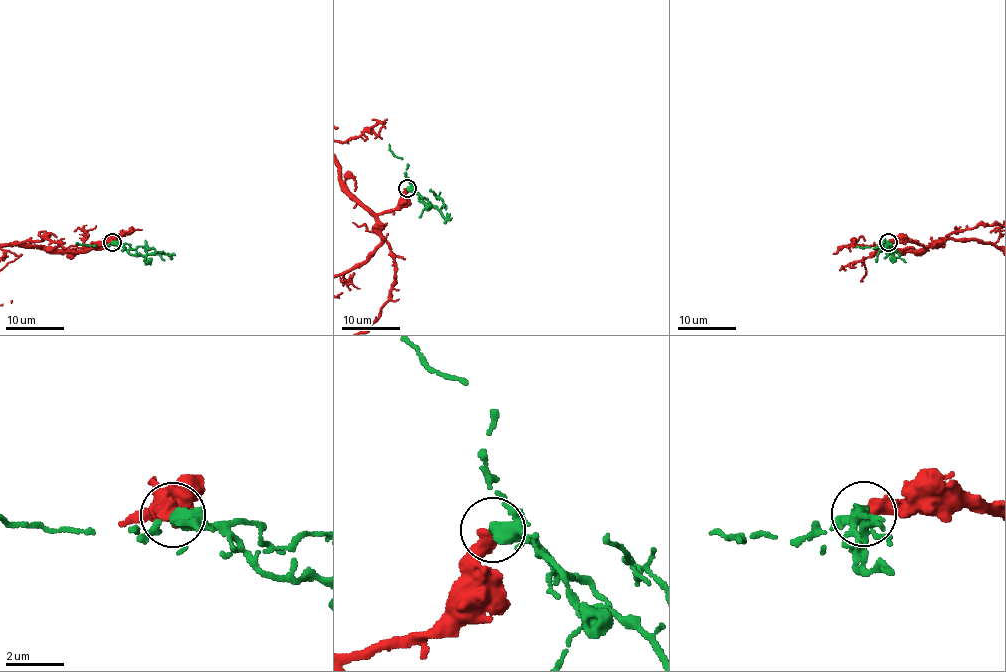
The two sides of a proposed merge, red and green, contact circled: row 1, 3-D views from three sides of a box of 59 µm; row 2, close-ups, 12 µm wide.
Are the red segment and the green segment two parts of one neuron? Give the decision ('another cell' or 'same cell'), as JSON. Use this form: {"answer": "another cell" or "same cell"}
{"answer": "same cell"}

